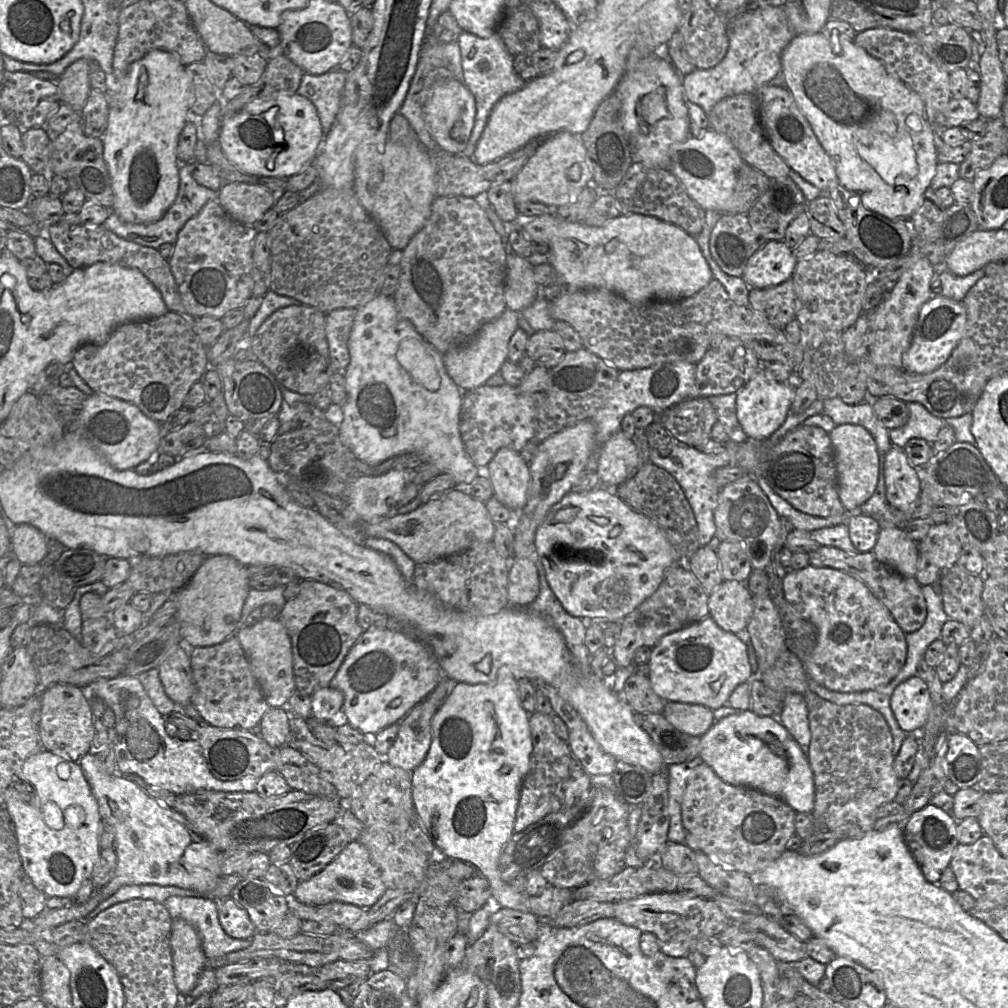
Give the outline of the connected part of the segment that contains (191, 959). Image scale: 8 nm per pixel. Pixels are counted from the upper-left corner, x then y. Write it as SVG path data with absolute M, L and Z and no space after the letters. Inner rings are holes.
M174 919L170 947L175 985L186 996L194 988L200 973L207 968L200 936L191 924L182 919Z

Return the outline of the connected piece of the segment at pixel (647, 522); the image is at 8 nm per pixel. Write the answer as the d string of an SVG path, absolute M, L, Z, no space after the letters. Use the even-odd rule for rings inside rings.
M599 486L587 493L569 492L558 503L556 503L548 512L546 518L541 523L536 531L535 547L538 551L544 570L546 579L561 602L564 609L572 616L579 617L586 625L592 620L610 620L622 621L625 616L631 613L648 597L650 597L664 579L665 571L672 566L680 566L681 554L679 550L669 541L665 530L660 527L655 521L646 515L635 511L628 504L626 504L614 492L615 487Z

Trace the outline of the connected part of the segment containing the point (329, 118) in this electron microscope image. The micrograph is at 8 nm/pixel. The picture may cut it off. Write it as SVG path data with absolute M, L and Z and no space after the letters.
M333 69L321 75L304 73L297 90L316 107L324 137L333 127L341 107L347 73Z

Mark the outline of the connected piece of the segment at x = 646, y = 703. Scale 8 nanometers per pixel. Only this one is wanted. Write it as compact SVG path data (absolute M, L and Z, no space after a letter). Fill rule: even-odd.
M641 674L627 679L622 698L639 713L662 713L666 702L653 691L648 676Z

